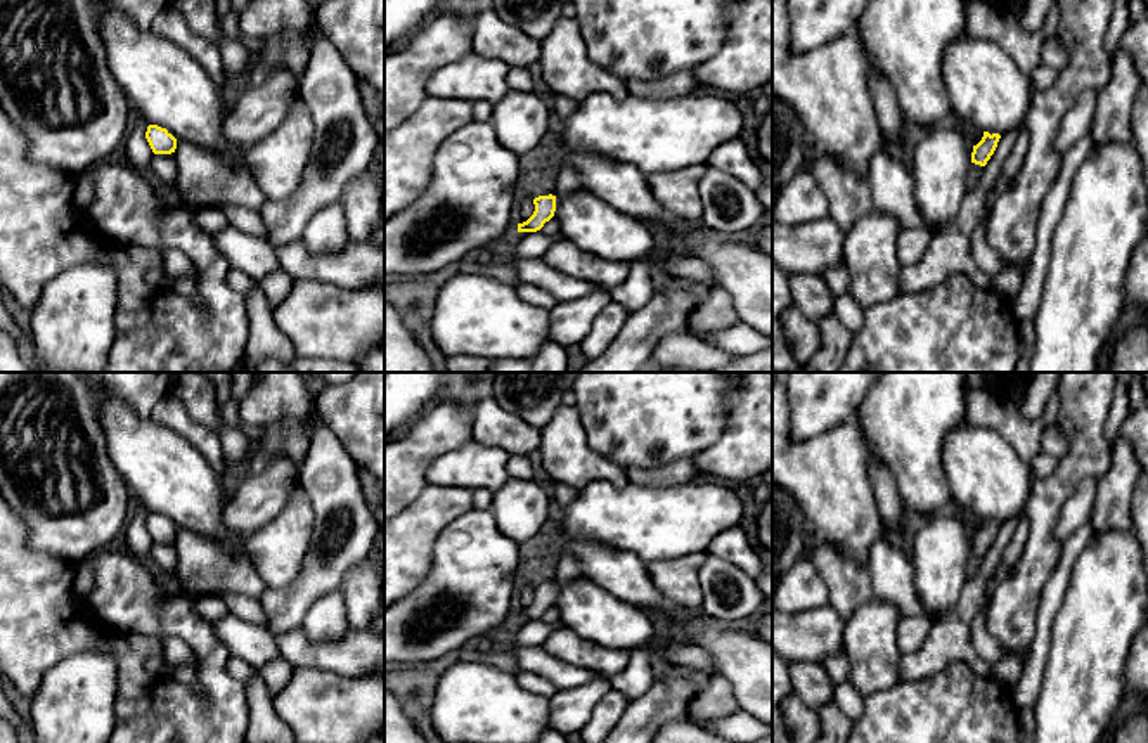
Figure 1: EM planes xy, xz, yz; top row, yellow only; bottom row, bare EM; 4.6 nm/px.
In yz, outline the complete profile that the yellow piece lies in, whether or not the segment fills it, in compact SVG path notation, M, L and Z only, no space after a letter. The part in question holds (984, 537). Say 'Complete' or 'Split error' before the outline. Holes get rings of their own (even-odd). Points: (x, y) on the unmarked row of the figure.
Split error. M984 520L982 528L973 533L971 554L966 563L966 578L973 578L980 568L982 556L987 552L994 542L1001 523L994 520Z

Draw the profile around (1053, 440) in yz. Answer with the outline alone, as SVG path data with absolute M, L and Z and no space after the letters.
M1044 426L1041 447L1042 452L1053 455L1058 461L1068 454L1068 438L1058 426Z

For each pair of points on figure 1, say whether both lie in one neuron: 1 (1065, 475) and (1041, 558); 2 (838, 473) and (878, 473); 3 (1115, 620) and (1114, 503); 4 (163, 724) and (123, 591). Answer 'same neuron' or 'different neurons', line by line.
1: same neuron
2: different neurons
3: different neurons
4: same neuron

